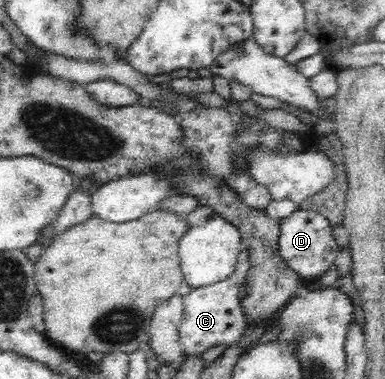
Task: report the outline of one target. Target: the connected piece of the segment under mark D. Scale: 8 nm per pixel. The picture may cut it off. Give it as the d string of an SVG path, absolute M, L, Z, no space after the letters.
M299 208L280 220L278 254L286 262L286 266L298 275L301 282L320 280L336 262L340 250L333 235L333 228L327 217L321 213Z

